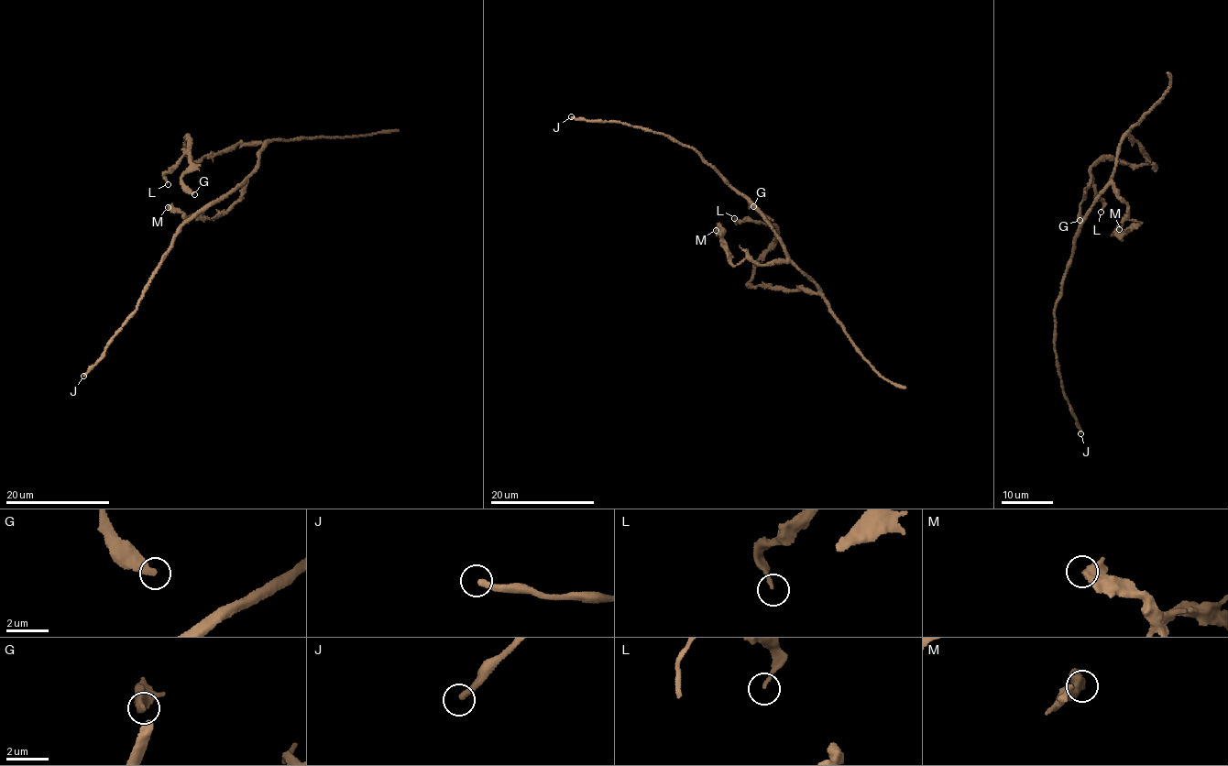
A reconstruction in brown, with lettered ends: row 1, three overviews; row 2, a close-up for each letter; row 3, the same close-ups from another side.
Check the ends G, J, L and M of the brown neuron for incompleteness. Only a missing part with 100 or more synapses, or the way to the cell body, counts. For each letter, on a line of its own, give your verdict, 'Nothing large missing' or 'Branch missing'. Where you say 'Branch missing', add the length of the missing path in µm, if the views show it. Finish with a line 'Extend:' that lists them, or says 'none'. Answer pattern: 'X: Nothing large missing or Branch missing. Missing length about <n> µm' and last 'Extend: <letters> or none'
G: Nothing large missing
J: Nothing large missing
L: Nothing large missing
M: Nothing large missing
Extend: none

